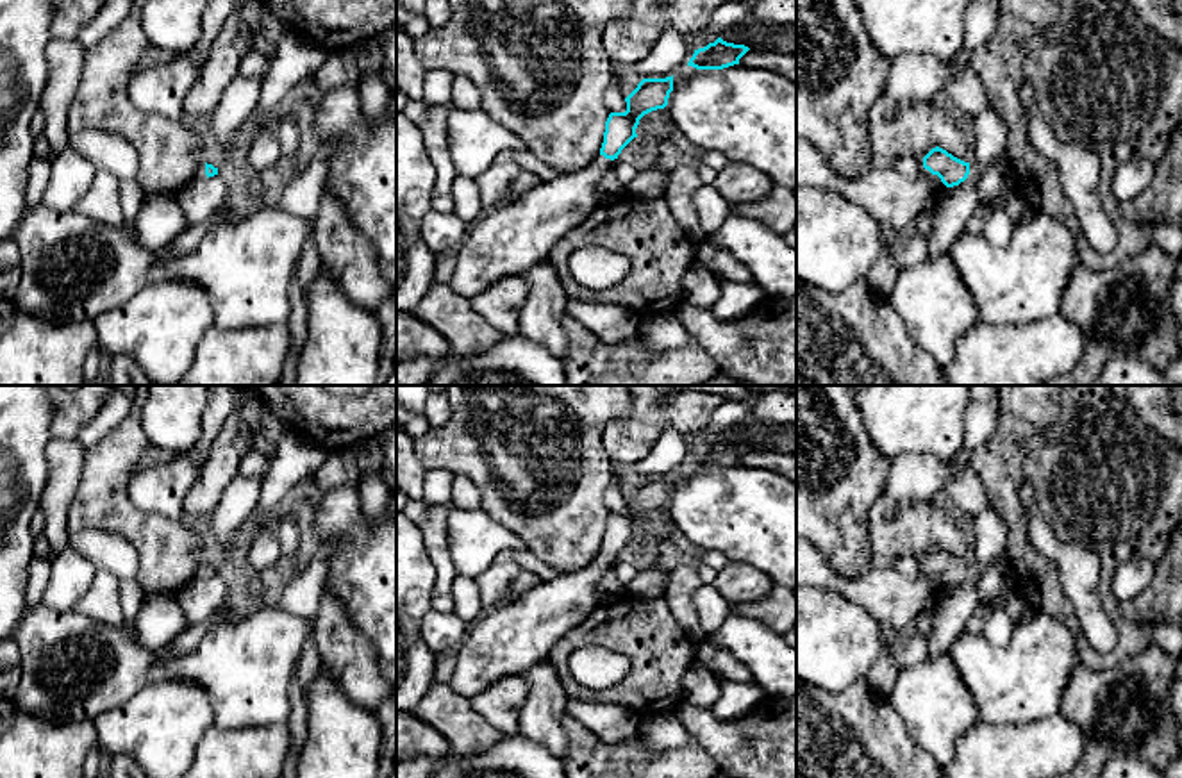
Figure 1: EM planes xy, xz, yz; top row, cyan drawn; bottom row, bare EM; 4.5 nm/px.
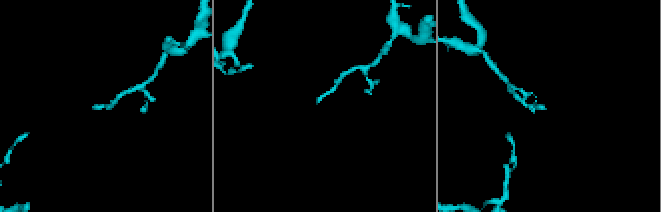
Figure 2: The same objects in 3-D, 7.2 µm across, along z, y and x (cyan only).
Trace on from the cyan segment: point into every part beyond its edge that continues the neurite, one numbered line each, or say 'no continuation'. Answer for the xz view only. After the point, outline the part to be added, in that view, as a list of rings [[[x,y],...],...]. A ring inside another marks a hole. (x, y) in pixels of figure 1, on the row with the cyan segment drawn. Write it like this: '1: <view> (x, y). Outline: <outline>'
1: xz (515, 238). Outline: [[[598,155],[584,170],[539,182],[477,223],[455,250],[452,291],[470,300],[498,278],[546,261],[554,244],[603,202],[596,184],[609,170],[612,161]]]

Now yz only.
1: yz (990, 132). Outline: [[[993,105],[971,120],[975,159],[970,162],[968,178],[978,182],[982,173],[996,161],[1009,164],[1009,130]]]

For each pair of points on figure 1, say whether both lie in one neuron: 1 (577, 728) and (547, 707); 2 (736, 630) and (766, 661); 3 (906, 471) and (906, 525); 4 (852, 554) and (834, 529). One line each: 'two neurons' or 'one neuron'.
1: two neurons
2: one neuron
3: two neurons
4: one neuron

